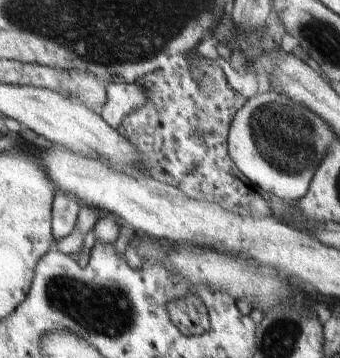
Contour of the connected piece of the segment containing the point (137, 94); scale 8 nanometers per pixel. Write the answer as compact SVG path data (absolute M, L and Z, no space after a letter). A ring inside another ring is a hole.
M111 82L106 89L107 104L100 114L116 129L127 114L146 104L146 95L138 82L132 84Z

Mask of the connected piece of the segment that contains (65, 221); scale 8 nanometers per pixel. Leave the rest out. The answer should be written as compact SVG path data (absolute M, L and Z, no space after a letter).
M61 190L56 192L52 208L52 230L57 241L73 233L80 206L74 195Z

